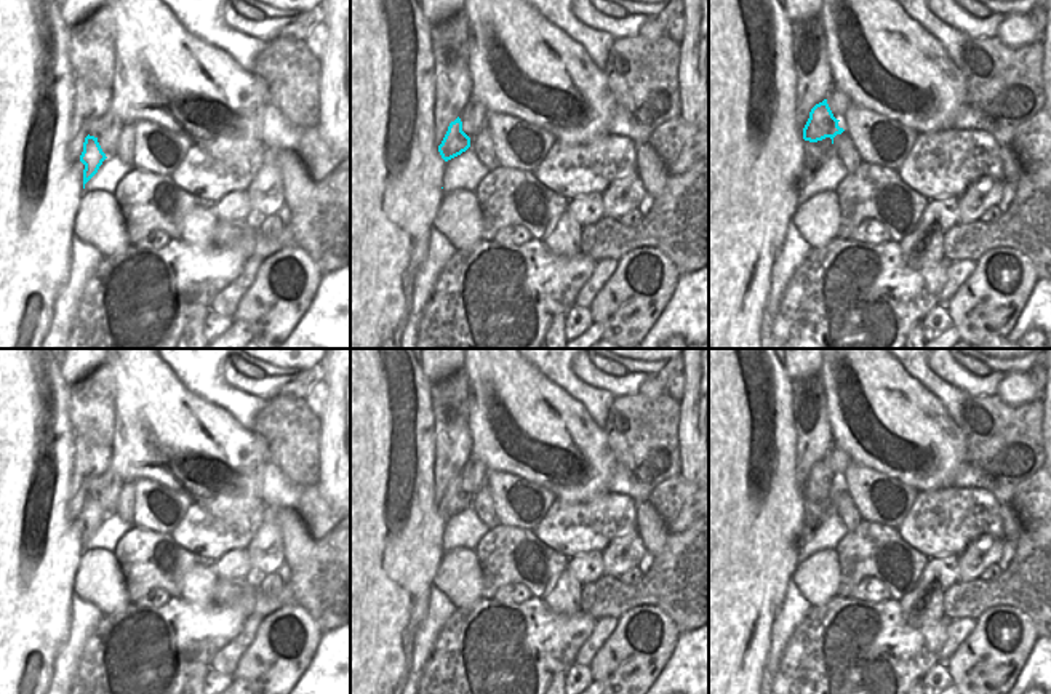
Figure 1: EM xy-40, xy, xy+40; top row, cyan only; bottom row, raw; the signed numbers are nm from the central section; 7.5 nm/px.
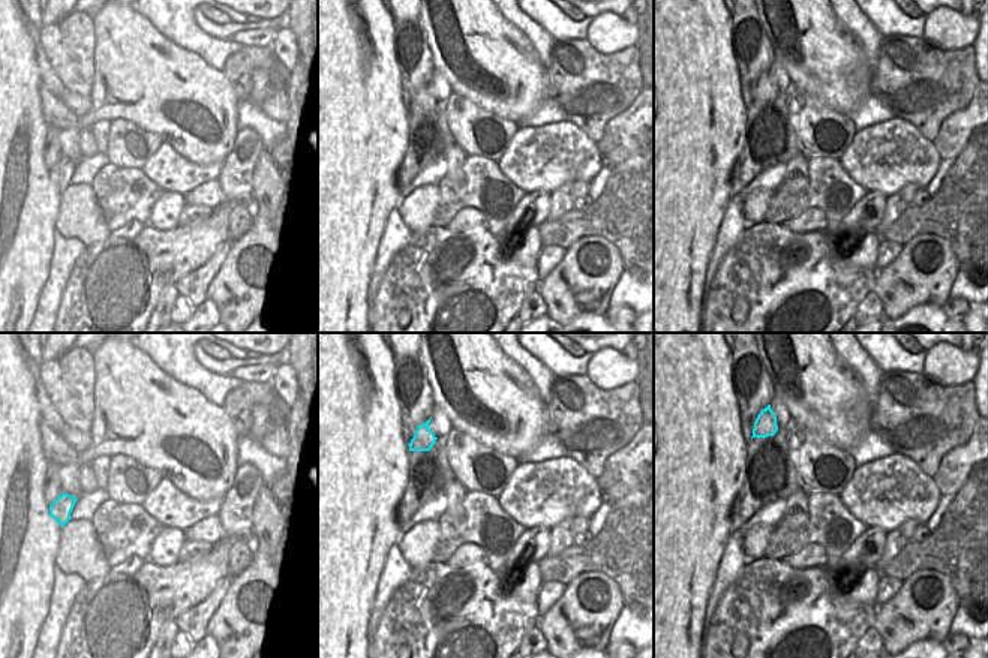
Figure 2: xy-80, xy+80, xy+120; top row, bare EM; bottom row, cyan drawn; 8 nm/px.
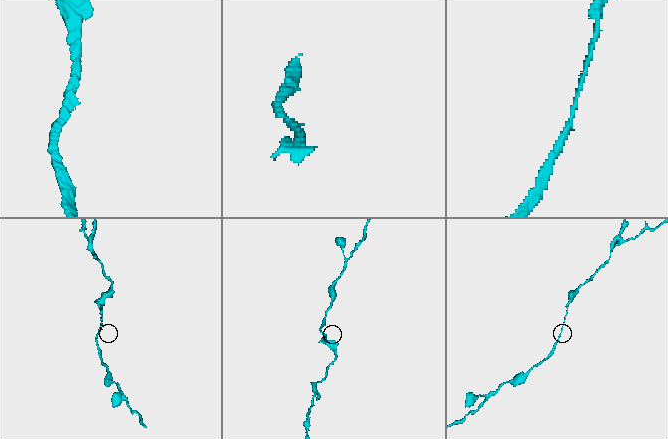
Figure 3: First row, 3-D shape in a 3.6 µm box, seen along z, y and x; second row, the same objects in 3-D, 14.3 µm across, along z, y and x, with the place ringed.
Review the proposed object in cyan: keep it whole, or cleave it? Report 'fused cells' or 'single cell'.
single cell

